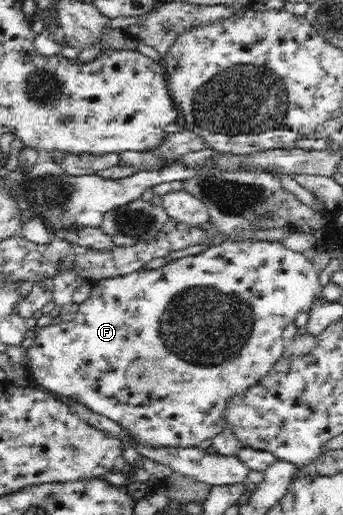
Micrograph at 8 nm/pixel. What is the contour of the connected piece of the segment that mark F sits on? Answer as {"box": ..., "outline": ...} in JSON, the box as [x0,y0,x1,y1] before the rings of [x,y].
{"box":[25,240,322,447],"outline":[[[247,240],[242,243],[227,241],[218,246],[212,246],[199,255],[174,260],[160,269],[142,268],[126,275],[102,279],[92,287],[90,297],[79,305],[79,310],[72,321],[64,322],[62,325],[44,326],[32,338],[30,347],[25,349],[25,366],[31,376],[46,391],[86,402],[91,411],[104,414],[114,421],[124,424],[124,427],[128,428],[132,434],[150,445],[197,447],[202,441],[214,439],[224,431],[223,407],[227,397],[234,392],[245,390],[250,384],[257,382],[280,359],[285,350],[284,327],[295,319],[299,311],[308,311],[312,307],[313,301],[322,296],[318,275],[319,273],[310,263],[309,255],[286,250],[277,242]]]}

